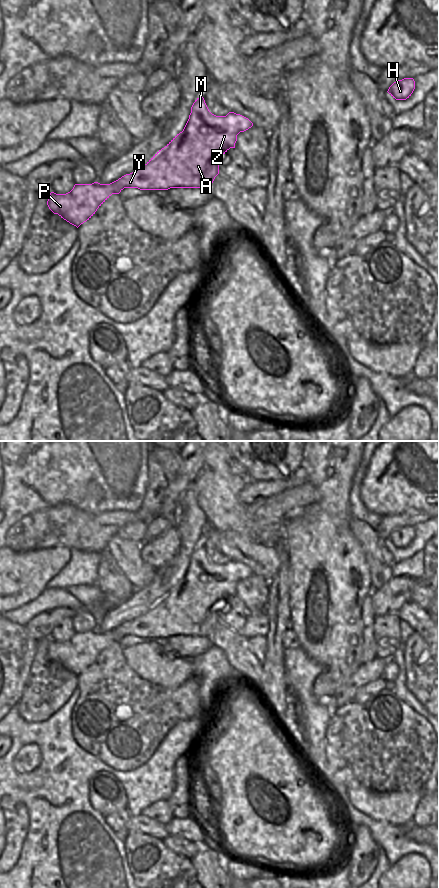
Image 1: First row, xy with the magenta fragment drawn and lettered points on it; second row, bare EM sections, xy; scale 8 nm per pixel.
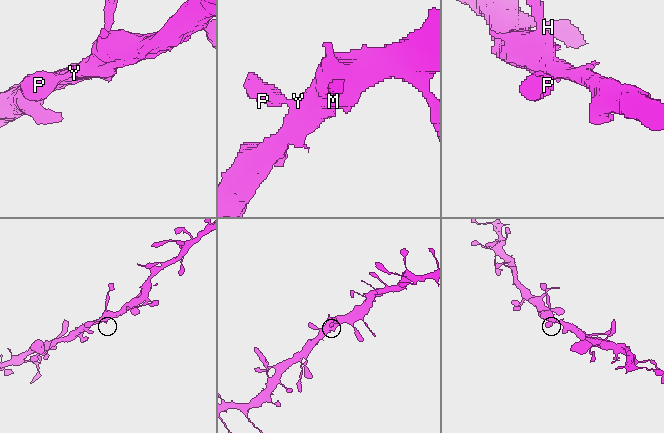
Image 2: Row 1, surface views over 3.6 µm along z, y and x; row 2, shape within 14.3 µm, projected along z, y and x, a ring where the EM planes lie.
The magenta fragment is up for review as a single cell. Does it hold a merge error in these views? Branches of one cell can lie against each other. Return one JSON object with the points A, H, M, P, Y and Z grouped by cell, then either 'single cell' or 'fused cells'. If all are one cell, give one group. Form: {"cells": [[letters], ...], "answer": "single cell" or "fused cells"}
{"cells": [["A", "H", "M", "P", "Y", "Z"]], "answer": "single cell"}

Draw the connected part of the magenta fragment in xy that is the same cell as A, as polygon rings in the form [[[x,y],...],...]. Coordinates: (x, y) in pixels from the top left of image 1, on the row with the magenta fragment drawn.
[[[202,96],[197,98],[191,107],[189,119],[182,132],[177,134],[164,148],[159,150],[144,166],[126,174],[110,184],[75,184],[66,194],[51,192],[47,205],[49,209],[77,228],[89,220],[97,209],[112,195],[119,194],[124,188],[138,188],[140,190],[168,190],[170,188],[206,188],[211,189],[215,177],[219,174],[221,157],[230,149],[235,148],[237,135],[251,128],[253,123],[246,117],[229,112],[226,116],[212,114]]]

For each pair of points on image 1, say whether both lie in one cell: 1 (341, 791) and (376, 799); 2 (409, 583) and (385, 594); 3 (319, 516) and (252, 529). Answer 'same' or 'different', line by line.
1: different
2: same
3: different

